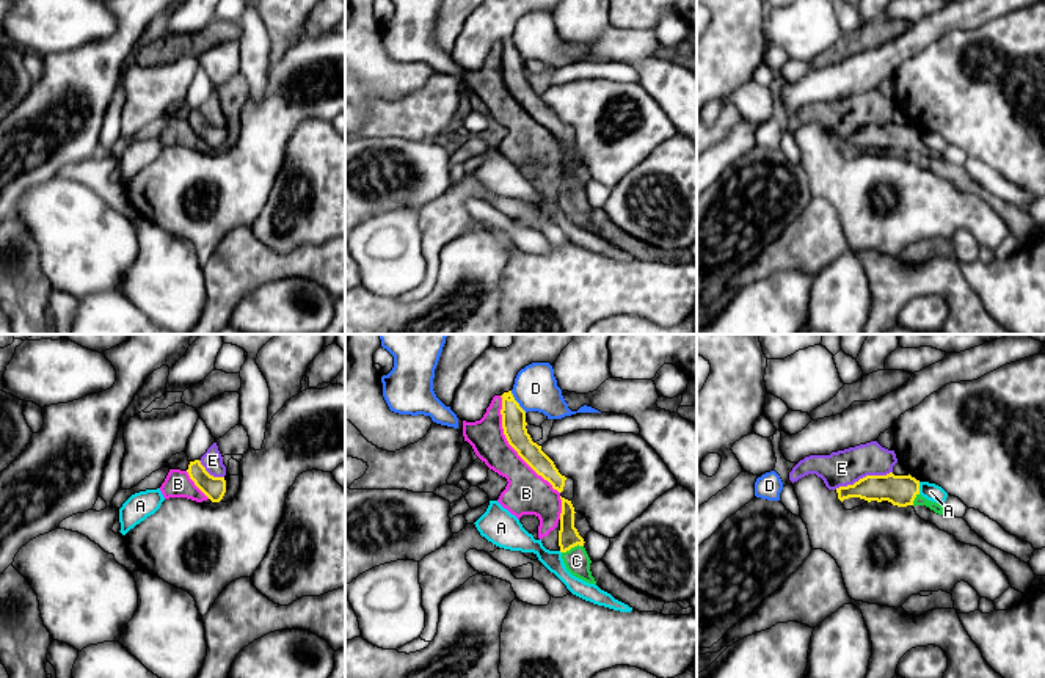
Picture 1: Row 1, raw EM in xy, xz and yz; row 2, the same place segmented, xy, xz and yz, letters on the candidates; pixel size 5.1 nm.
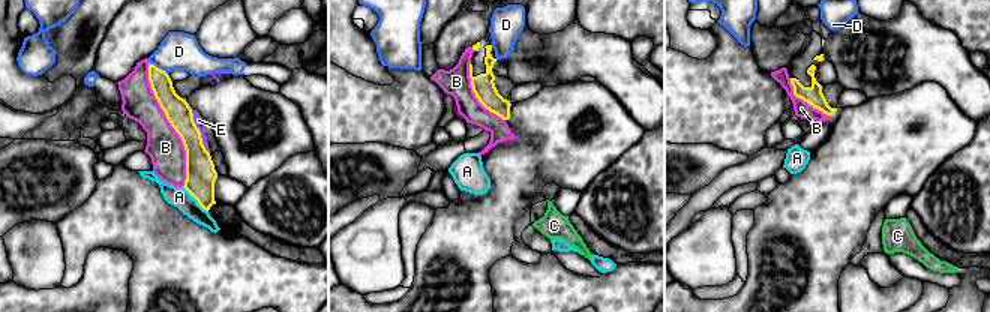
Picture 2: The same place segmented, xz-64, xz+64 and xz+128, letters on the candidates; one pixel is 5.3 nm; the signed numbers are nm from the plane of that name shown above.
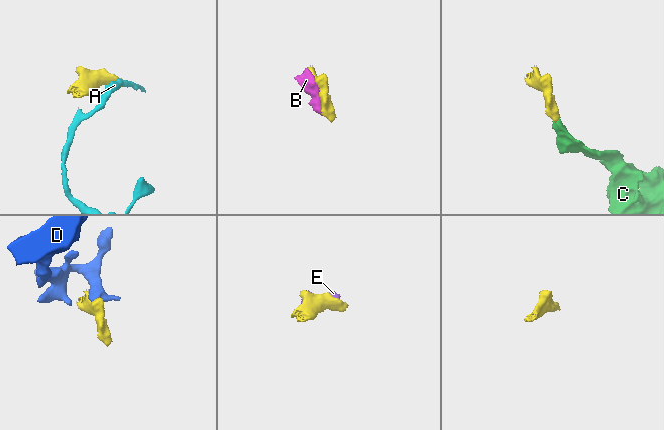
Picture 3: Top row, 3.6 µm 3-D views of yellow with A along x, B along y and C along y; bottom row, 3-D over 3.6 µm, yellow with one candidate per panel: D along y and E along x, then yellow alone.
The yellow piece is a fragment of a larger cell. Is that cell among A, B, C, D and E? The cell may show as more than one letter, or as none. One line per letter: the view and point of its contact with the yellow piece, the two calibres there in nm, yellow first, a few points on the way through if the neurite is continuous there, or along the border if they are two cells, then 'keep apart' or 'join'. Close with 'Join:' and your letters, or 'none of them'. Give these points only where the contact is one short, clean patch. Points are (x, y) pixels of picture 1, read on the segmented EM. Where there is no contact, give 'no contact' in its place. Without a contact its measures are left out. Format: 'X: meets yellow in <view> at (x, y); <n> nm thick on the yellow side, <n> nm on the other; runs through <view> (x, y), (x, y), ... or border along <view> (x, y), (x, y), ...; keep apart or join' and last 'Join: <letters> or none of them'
A: meets yellow in yz at (918, 488); 160 nm thick on the yellow side, 90 nm on the other; border along yz (918, 482), (920, 493); keep apart
B: meets yellow in xz at (510, 444); 130 nm thick on the yellow side, 200 nm on the other; keep apart
C: meets yellow in xz at (571, 546); 110 nm thick on the yellow side, 130 nm on the other; runs through xz (568, 537), (571, 546), (576, 561); join
D: meets yellow in xz at (517, 402); 130 nm thick on the yellow side, 220 nm on the other; border along xz (510, 391), (526, 411); keep apart
E: meets yellow in yz at (863, 477); 160 nm thick on the yellow side, 180 nm on the other; keep apart
Join: C

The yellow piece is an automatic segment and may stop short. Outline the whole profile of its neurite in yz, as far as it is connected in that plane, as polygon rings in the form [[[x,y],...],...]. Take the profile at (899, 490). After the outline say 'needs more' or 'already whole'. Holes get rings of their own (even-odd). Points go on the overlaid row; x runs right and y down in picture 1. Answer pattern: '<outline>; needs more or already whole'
[[[866,476],[854,485],[836,488],[838,499],[843,502],[849,498],[860,498],[871,501],[888,501],[898,507],[926,505],[938,515],[943,515],[943,507],[937,502],[927,501],[919,494],[919,480],[908,476]]]; needs more

